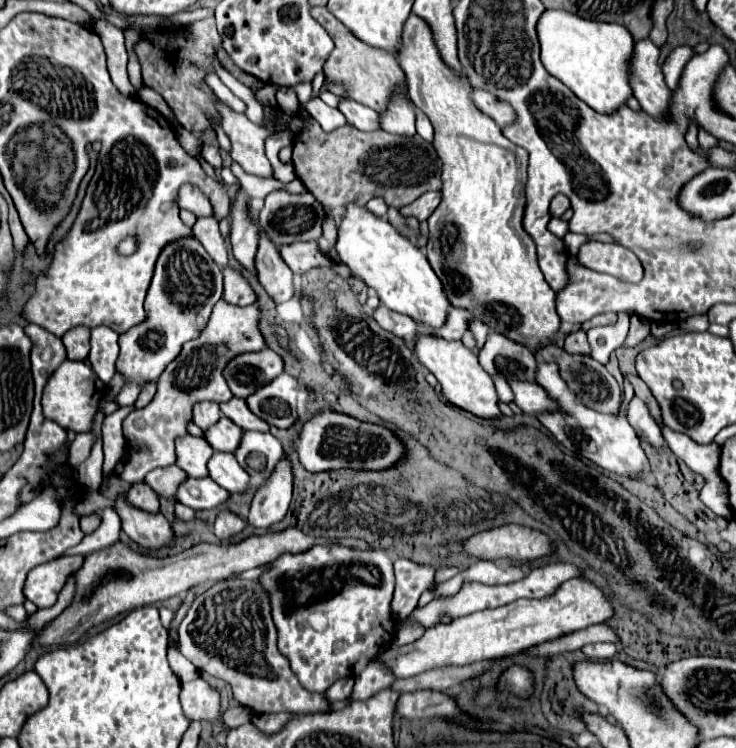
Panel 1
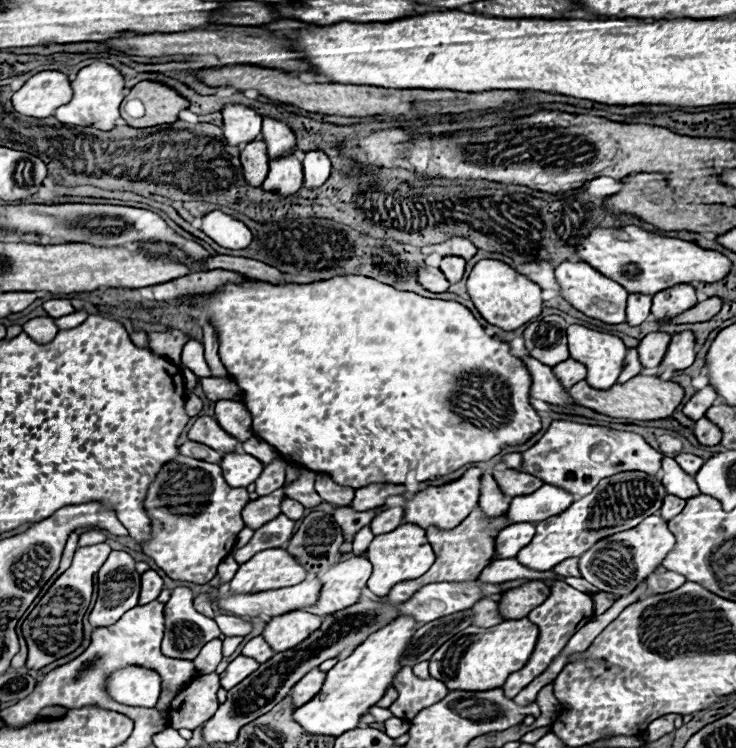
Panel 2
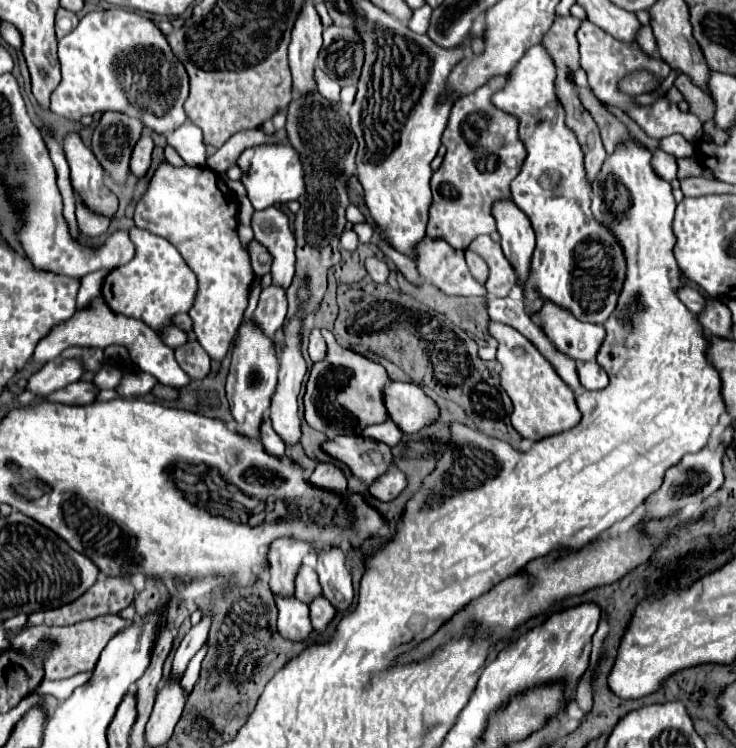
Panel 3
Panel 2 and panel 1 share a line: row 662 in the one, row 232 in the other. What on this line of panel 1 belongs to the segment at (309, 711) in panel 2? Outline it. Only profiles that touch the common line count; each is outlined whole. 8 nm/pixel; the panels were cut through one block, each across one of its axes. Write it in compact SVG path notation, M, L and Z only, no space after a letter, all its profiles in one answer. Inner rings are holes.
M346 206L338 224L336 252L340 262L344 262L356 278L378 292L378 298L386 308L406 314L420 324L428 324L430 328L440 328L446 322L450 302L438 276L416 244L396 232L388 220L374 216L362 206Z

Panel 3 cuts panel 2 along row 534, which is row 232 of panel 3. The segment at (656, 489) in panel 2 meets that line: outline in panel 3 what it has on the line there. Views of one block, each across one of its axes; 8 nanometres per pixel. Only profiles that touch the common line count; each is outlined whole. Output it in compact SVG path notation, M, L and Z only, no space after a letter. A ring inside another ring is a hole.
M532 46L524 54L524 58L520 58L520 62L516 62L516 66L510 70L506 84L492 96L492 106L518 118L518 136L528 152L522 172L510 184L512 200L530 218L536 234L530 276L524 284L524 302L528 314L540 312L544 300L550 300L556 306L570 310L582 322L602 324L616 306L620 288L624 284L626 260L614 234L606 226L600 226L590 212L590 184L584 172L584 154L580 150L576 134L564 124L564 108L558 104L558 98L554 94L554 76L556 68L550 54L544 50L544 46Z

